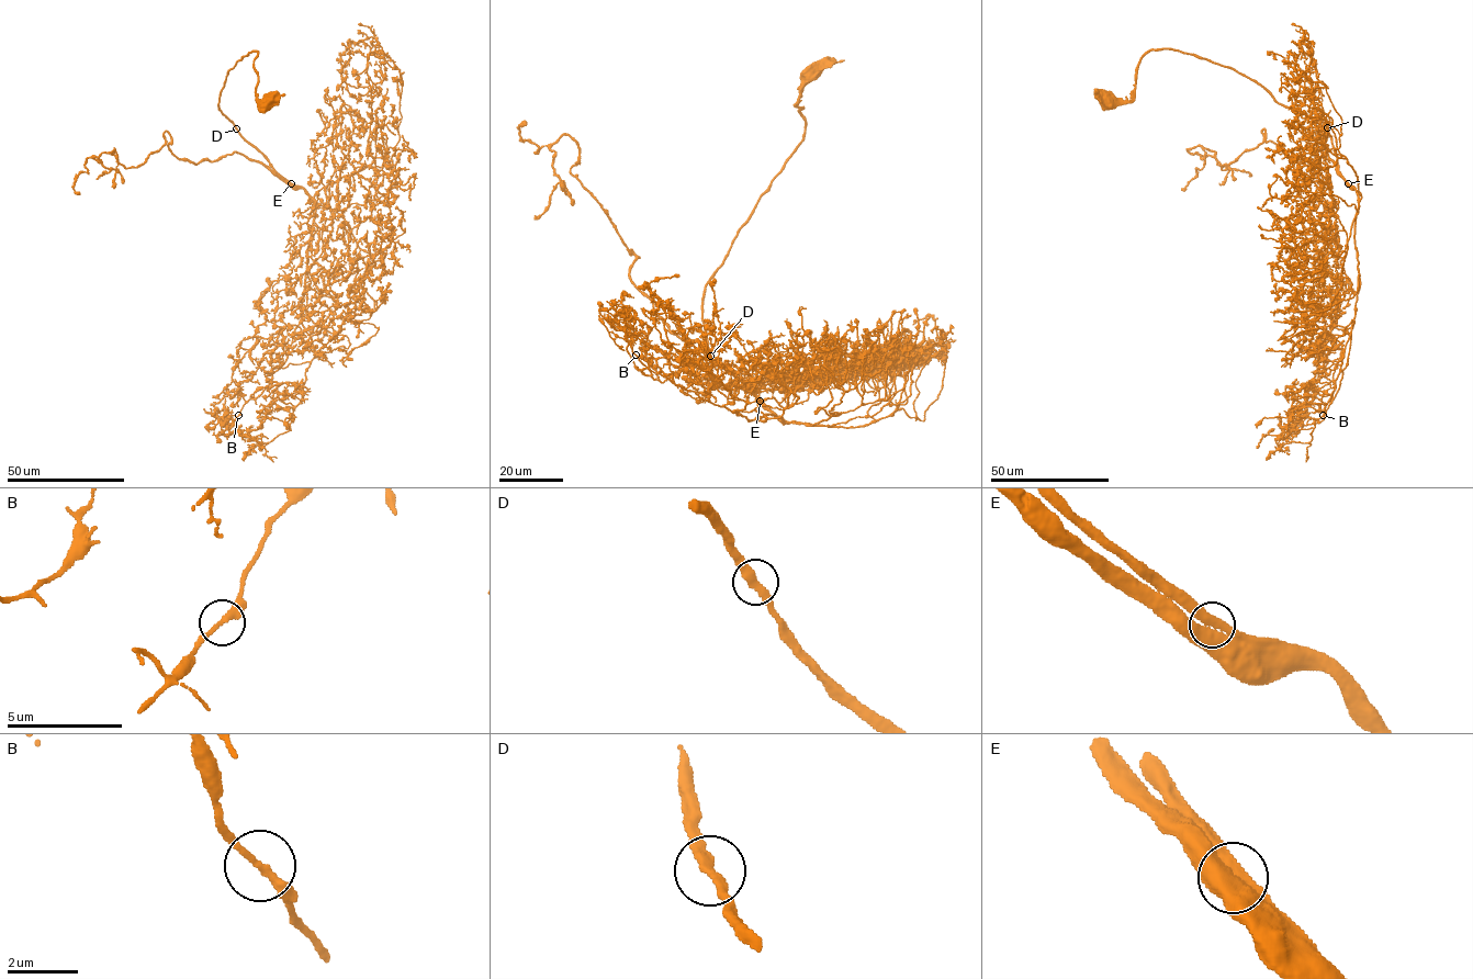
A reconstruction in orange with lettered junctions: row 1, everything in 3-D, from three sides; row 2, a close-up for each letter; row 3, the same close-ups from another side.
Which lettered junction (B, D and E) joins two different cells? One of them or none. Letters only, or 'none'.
none

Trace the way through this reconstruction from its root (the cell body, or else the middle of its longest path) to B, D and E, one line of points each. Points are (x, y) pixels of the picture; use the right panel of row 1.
B: (1106, 102), (1133, 99), (1147, 51), (1176, 49), (1325, 126), (1358, 194), (1360, 288), (1323, 415)
D: (1106, 102), (1133, 99), (1136, 67), (1147, 51), (1176, 49), (1244, 74), (1279, 103), (1319, 120), (1327, 128)
E: (1106, 102), (1133, 99), (1136, 67), (1147, 51), (1176, 49), (1204, 57), (1319, 120), (1348, 183)

